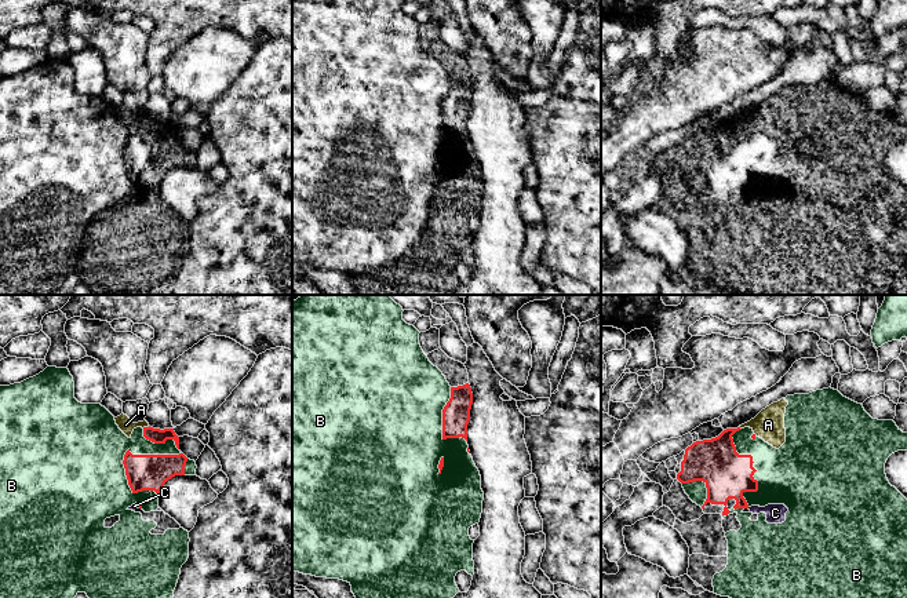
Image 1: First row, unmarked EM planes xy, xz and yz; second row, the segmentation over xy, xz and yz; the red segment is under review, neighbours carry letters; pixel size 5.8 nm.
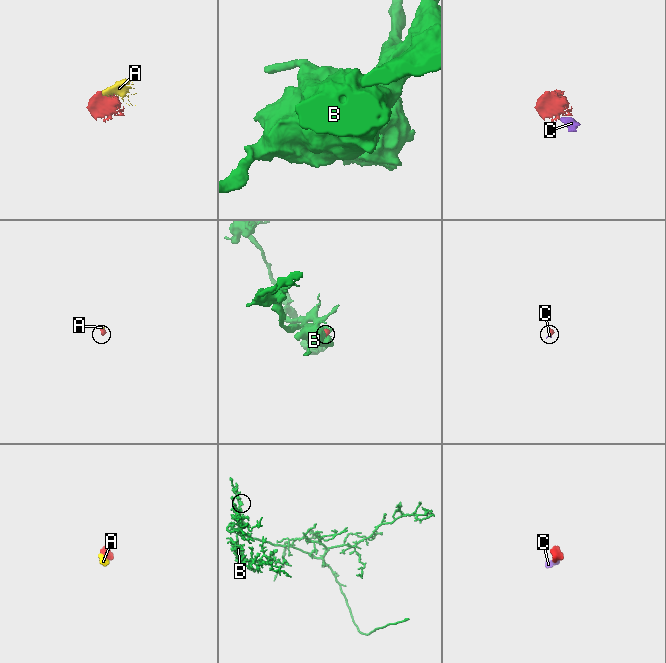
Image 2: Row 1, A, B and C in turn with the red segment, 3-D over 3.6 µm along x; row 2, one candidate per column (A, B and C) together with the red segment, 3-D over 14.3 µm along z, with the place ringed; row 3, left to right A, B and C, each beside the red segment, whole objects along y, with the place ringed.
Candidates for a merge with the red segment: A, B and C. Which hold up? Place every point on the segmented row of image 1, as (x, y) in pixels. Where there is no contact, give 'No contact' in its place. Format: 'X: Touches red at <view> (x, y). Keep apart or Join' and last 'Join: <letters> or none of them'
A: Touches red at xy (145, 427). Join
B: Touches red at xy (131, 454). Keep apart
C: Touches red at xy (137, 506). Join
Join: A, C

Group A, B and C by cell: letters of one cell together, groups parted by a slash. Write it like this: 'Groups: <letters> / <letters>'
Groups: A C / B

